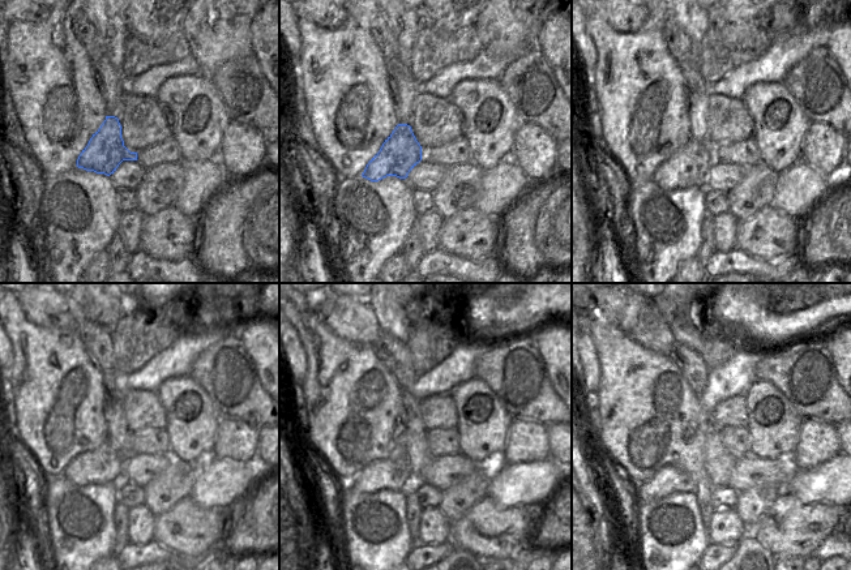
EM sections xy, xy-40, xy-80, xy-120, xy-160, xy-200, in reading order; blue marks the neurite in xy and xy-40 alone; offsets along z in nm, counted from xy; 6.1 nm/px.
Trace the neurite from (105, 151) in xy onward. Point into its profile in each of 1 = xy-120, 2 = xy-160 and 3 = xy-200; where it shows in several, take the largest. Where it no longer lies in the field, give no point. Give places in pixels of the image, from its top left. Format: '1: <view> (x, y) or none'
1: xy-120 (103, 466)
2: xy-160 (396, 475)
3: xy-200 (668, 480)

